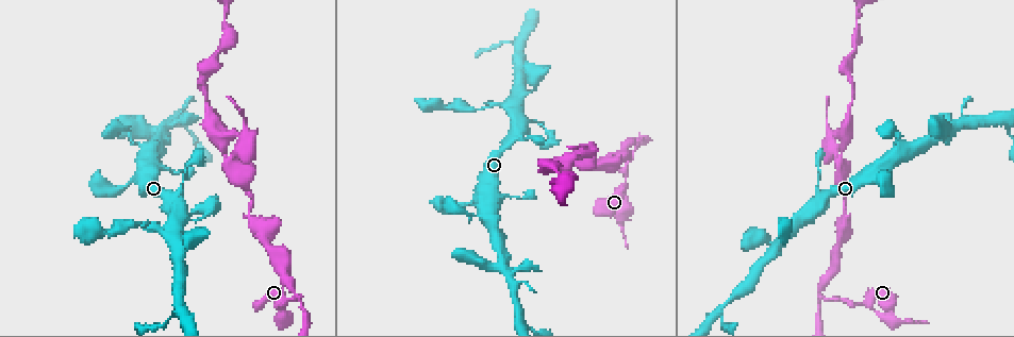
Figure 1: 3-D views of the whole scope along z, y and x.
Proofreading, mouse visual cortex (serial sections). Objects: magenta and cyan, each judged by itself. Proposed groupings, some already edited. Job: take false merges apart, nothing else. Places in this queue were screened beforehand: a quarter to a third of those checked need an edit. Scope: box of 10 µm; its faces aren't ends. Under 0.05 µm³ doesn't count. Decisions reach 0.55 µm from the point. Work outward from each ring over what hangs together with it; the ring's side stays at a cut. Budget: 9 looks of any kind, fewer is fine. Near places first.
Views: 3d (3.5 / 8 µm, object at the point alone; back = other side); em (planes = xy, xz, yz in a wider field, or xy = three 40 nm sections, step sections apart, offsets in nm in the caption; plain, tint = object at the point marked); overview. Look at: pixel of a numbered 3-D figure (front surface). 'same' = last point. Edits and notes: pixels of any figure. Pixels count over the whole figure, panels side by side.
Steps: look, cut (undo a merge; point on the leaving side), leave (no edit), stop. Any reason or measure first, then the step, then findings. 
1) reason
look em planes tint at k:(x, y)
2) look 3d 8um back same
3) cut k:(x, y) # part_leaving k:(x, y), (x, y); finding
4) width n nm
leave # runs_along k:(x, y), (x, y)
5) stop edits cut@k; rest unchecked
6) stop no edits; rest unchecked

branch point
look 3d 3.5um back at 1:(164, 134)

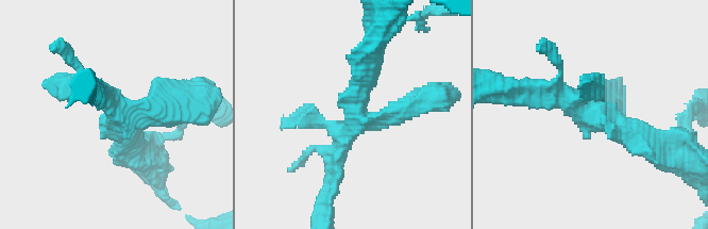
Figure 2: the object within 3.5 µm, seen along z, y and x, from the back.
now the EM
look em xy step 2 tint at 2:(356, 118)

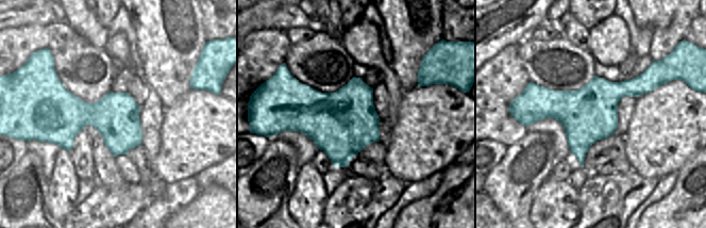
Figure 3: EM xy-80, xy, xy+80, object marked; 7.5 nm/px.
look em xy step 1 tint same

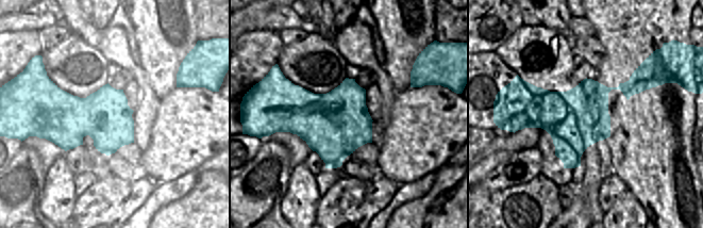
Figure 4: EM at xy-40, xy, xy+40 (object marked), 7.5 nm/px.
leave # runs_along 2:(648, 141), (532, 87); all the same cell

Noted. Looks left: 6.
abrupt turn
look 3d 3.5um at 1:(809, 211)

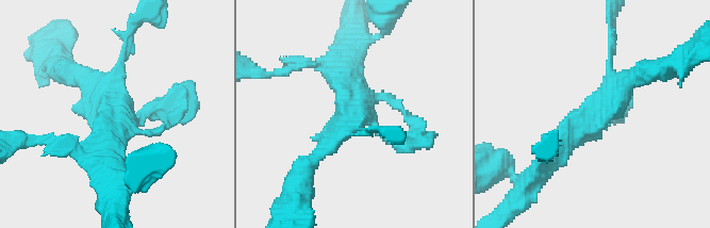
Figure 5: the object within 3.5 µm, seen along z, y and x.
leave # runs_along 5:(637, 75), (612, 91), (541, 169); all the same cell

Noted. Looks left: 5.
thin arm on a thick one
look 3d 3.5um at 1:(722, 310)

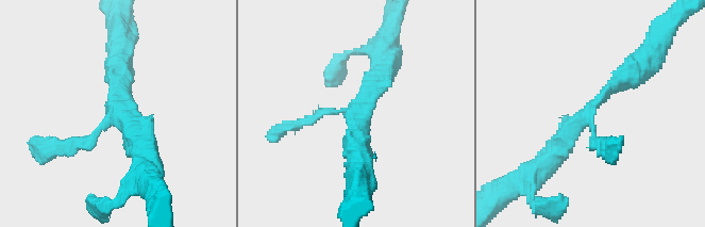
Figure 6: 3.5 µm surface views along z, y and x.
arms 3; arm_widths 150, 300, 400 nm; shape alone is not enough
look em xy step 1 tint at 6:(357, 107)

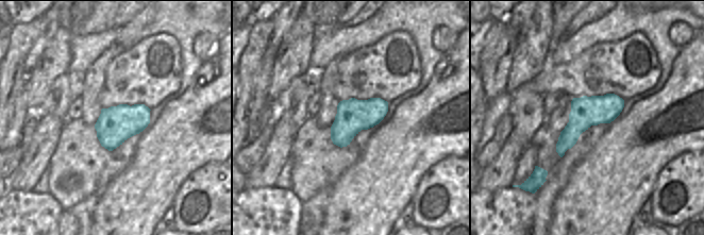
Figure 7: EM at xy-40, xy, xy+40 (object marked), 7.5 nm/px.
leave # all the same cell

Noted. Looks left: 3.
three arms meet
look em xy step 1 tint at 1:(820, 296)

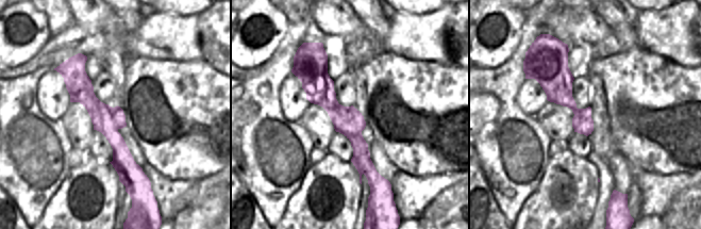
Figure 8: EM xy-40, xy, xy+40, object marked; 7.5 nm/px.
look 3d 3.5um back same

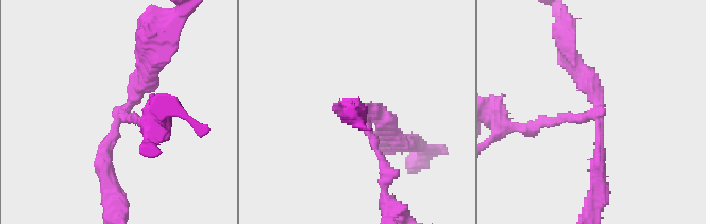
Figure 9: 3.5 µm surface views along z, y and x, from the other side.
width 220 nm
leave # runs_along 8:(321, 52), (320, 92), (374, 182); continuous, no second cell

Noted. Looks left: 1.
stop no edits; rest unchecked

